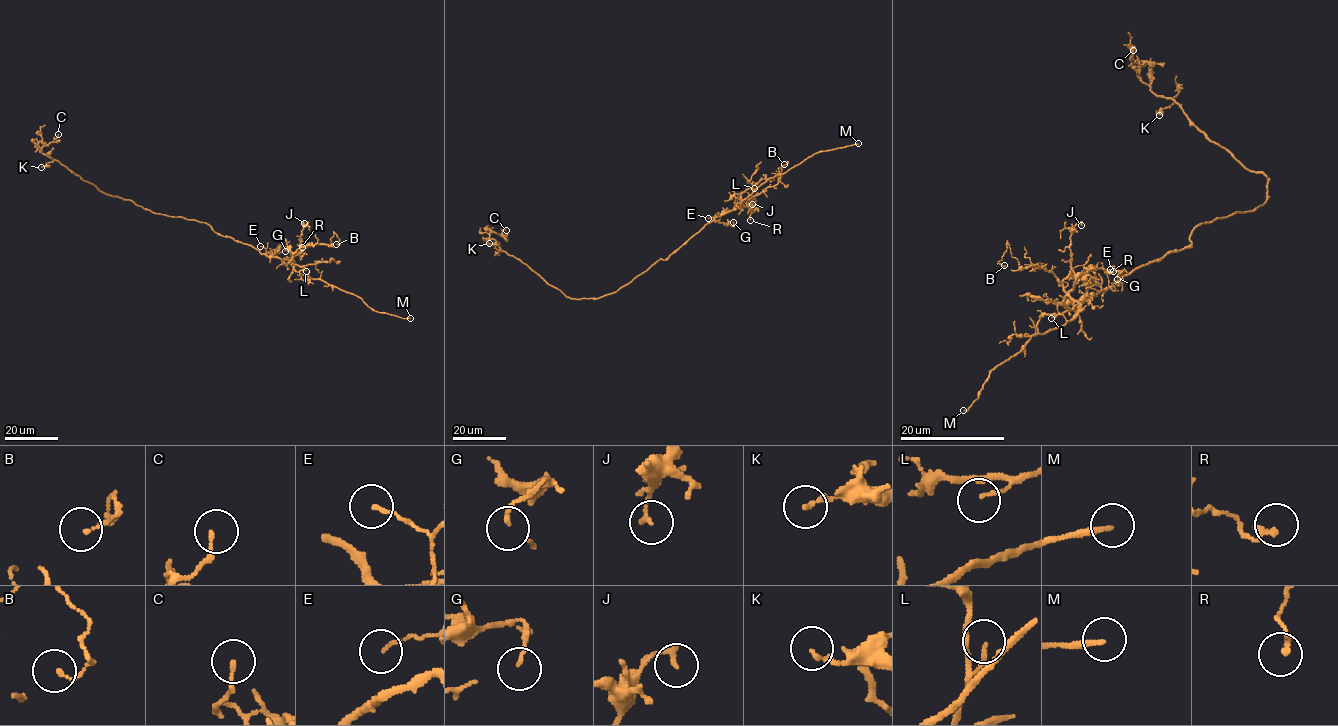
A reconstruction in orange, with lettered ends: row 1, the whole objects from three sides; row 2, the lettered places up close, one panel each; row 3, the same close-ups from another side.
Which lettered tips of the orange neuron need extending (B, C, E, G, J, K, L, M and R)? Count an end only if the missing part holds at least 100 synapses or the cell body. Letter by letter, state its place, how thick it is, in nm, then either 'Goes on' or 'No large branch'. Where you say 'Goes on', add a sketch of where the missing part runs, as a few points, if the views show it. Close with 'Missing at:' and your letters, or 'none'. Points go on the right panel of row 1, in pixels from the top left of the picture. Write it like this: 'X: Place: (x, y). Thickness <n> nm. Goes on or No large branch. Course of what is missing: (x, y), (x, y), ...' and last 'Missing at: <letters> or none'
B: Place: (1004, 265). Thickness 120 nm. No large branch
C: Place: (1133, 50). Thickness 150 nm. No large branch
E: Place: (1110, 269). Thickness 110 nm. No large branch
G: Place: (1117, 279). Thickness 110 nm. No large branch
J: Place: (1081, 225). Thickness 170 nm. No large branch
K: Place: (1159, 115). Thickness 160 nm. No large branch
L: Place: (1051, 318). Thickness 100 nm. No large branch
M: Place: (963, 410). Thickness 180 nm. Goes on
R: Place: (1113, 271). Thickness 160 nm. No large branch
Missing at: M

